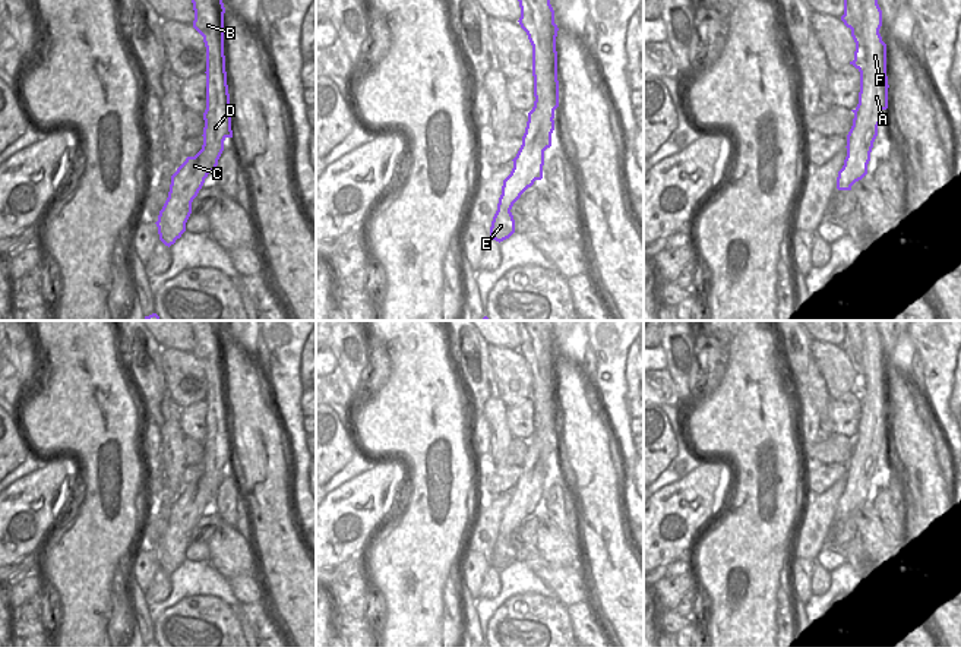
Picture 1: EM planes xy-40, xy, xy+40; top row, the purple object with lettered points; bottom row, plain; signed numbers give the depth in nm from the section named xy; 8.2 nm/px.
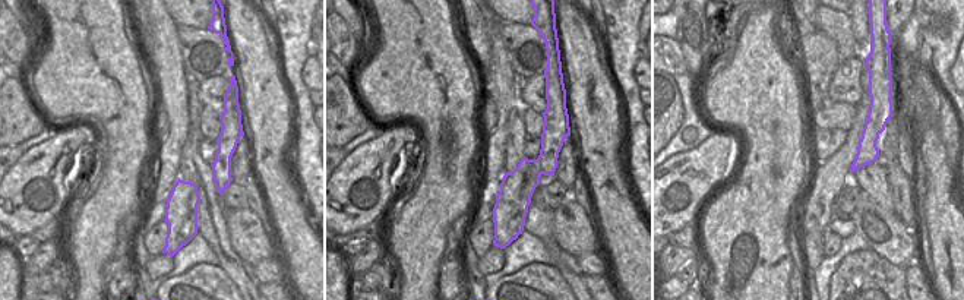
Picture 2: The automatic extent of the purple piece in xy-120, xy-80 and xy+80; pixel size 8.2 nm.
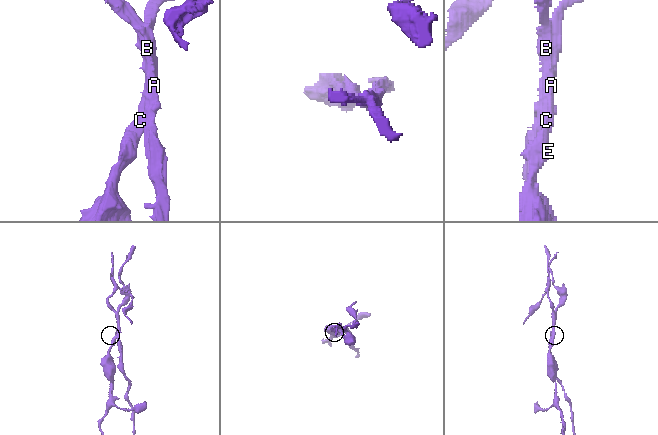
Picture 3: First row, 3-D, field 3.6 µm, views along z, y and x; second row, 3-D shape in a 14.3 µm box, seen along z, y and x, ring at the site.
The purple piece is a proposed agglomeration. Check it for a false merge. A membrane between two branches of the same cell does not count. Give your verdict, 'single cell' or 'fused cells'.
fused cells

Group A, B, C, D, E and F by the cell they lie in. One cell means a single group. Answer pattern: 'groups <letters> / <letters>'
groups A C E F / B D

